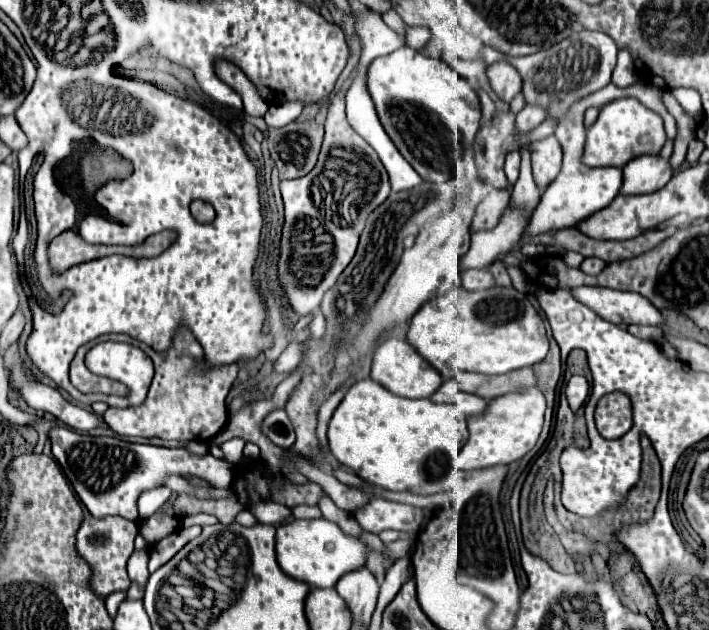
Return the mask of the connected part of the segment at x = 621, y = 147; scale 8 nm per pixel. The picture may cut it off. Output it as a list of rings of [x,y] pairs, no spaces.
[[[616,99],[600,109],[598,119],[586,129],[582,163],[588,167],[624,167],[630,159],[644,153],[660,153],[666,141],[662,117],[646,109],[636,99]]]

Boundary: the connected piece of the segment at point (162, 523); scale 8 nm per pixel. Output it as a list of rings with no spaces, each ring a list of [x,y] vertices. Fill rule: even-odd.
[[[154,513],[152,517],[144,519],[144,523],[142,523],[142,527],[140,527],[140,535],[146,539],[148,545],[152,545],[152,543],[156,543],[158,539],[162,539],[162,537],[170,535],[172,531],[176,531],[178,525],[180,525],[180,523],[178,523],[174,517],[164,515],[164,513]]]

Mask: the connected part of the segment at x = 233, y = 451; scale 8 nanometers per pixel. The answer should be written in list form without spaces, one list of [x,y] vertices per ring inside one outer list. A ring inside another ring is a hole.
[[[232,439],[232,441],[226,441],[226,443],[220,445],[220,449],[224,453],[224,459],[230,461],[230,463],[238,463],[240,461],[242,447],[244,447],[244,441],[242,439]]]

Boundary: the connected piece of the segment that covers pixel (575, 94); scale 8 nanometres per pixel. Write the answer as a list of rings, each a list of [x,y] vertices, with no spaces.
[[[592,31],[574,33],[572,37],[560,41],[558,45],[526,57],[506,57],[492,47],[484,47],[484,61],[494,63],[500,59],[508,59],[524,79],[522,93],[526,97],[526,103],[544,105],[548,113],[554,115],[554,119],[560,117],[560,113],[566,111],[574,101],[610,83],[612,71],[616,67],[616,55],[618,55],[616,43],[606,33],[592,33]]]

